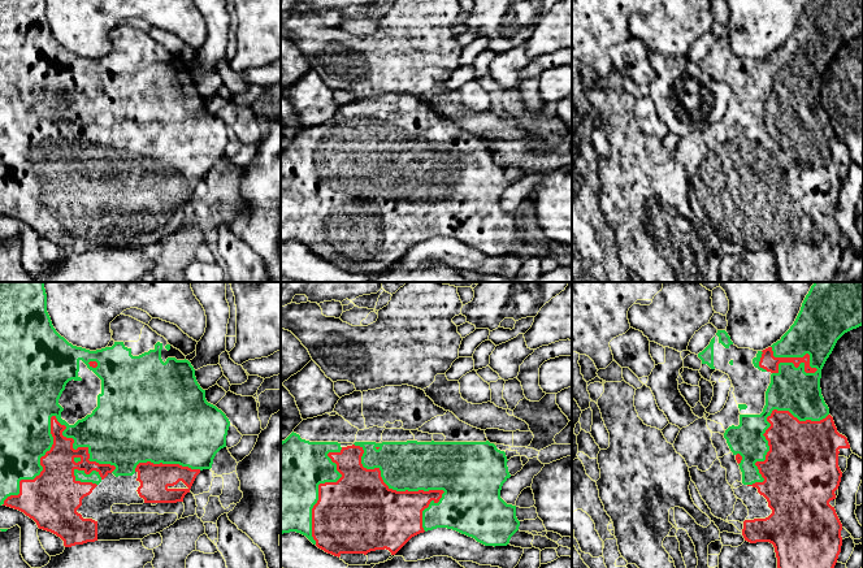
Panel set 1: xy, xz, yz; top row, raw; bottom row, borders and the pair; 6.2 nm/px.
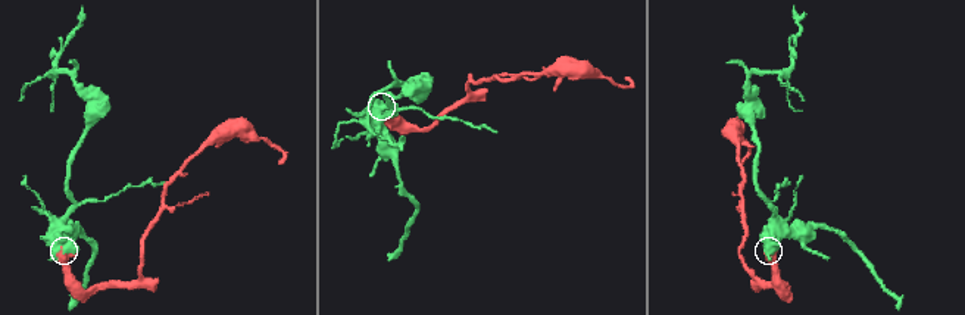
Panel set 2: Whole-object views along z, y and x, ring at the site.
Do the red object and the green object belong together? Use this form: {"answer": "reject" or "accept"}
{"answer": "accept"}

